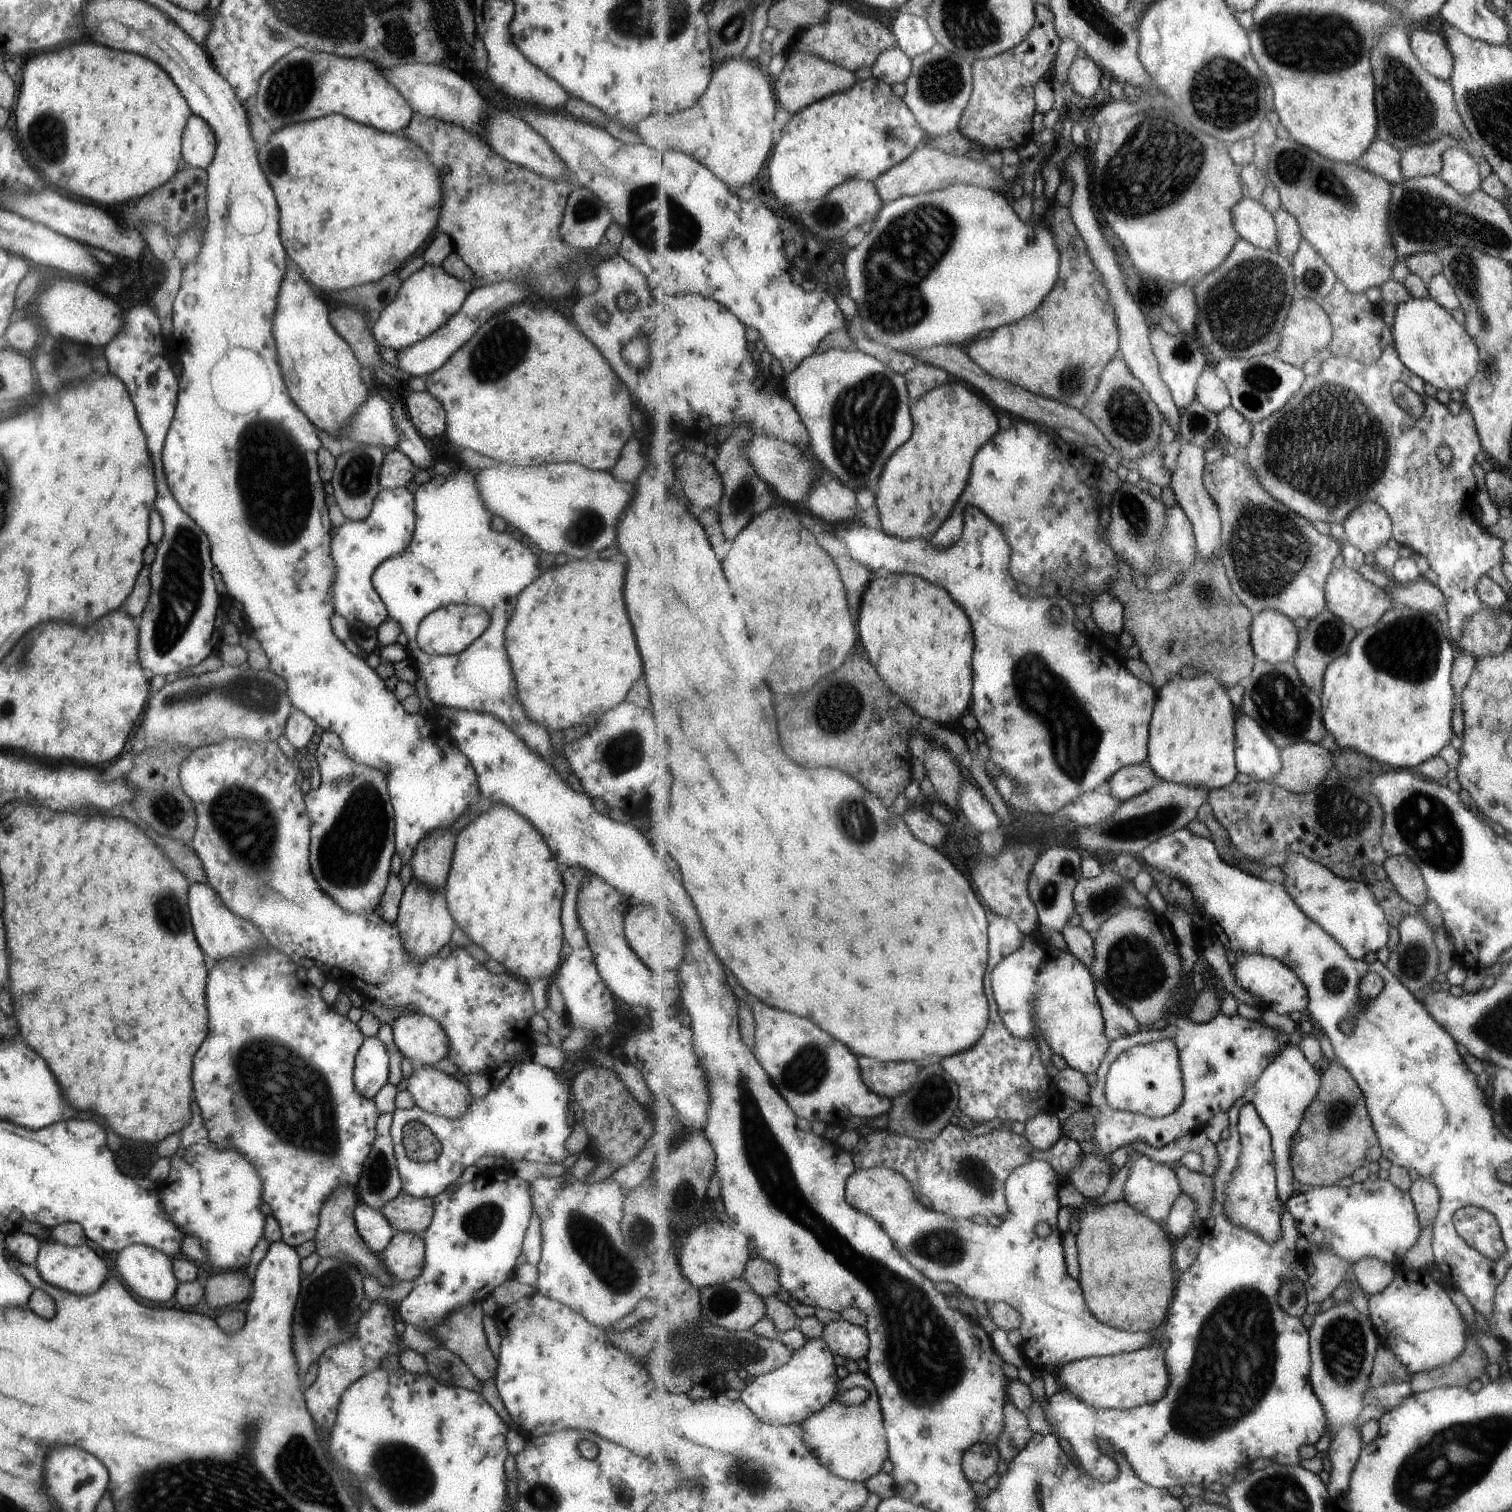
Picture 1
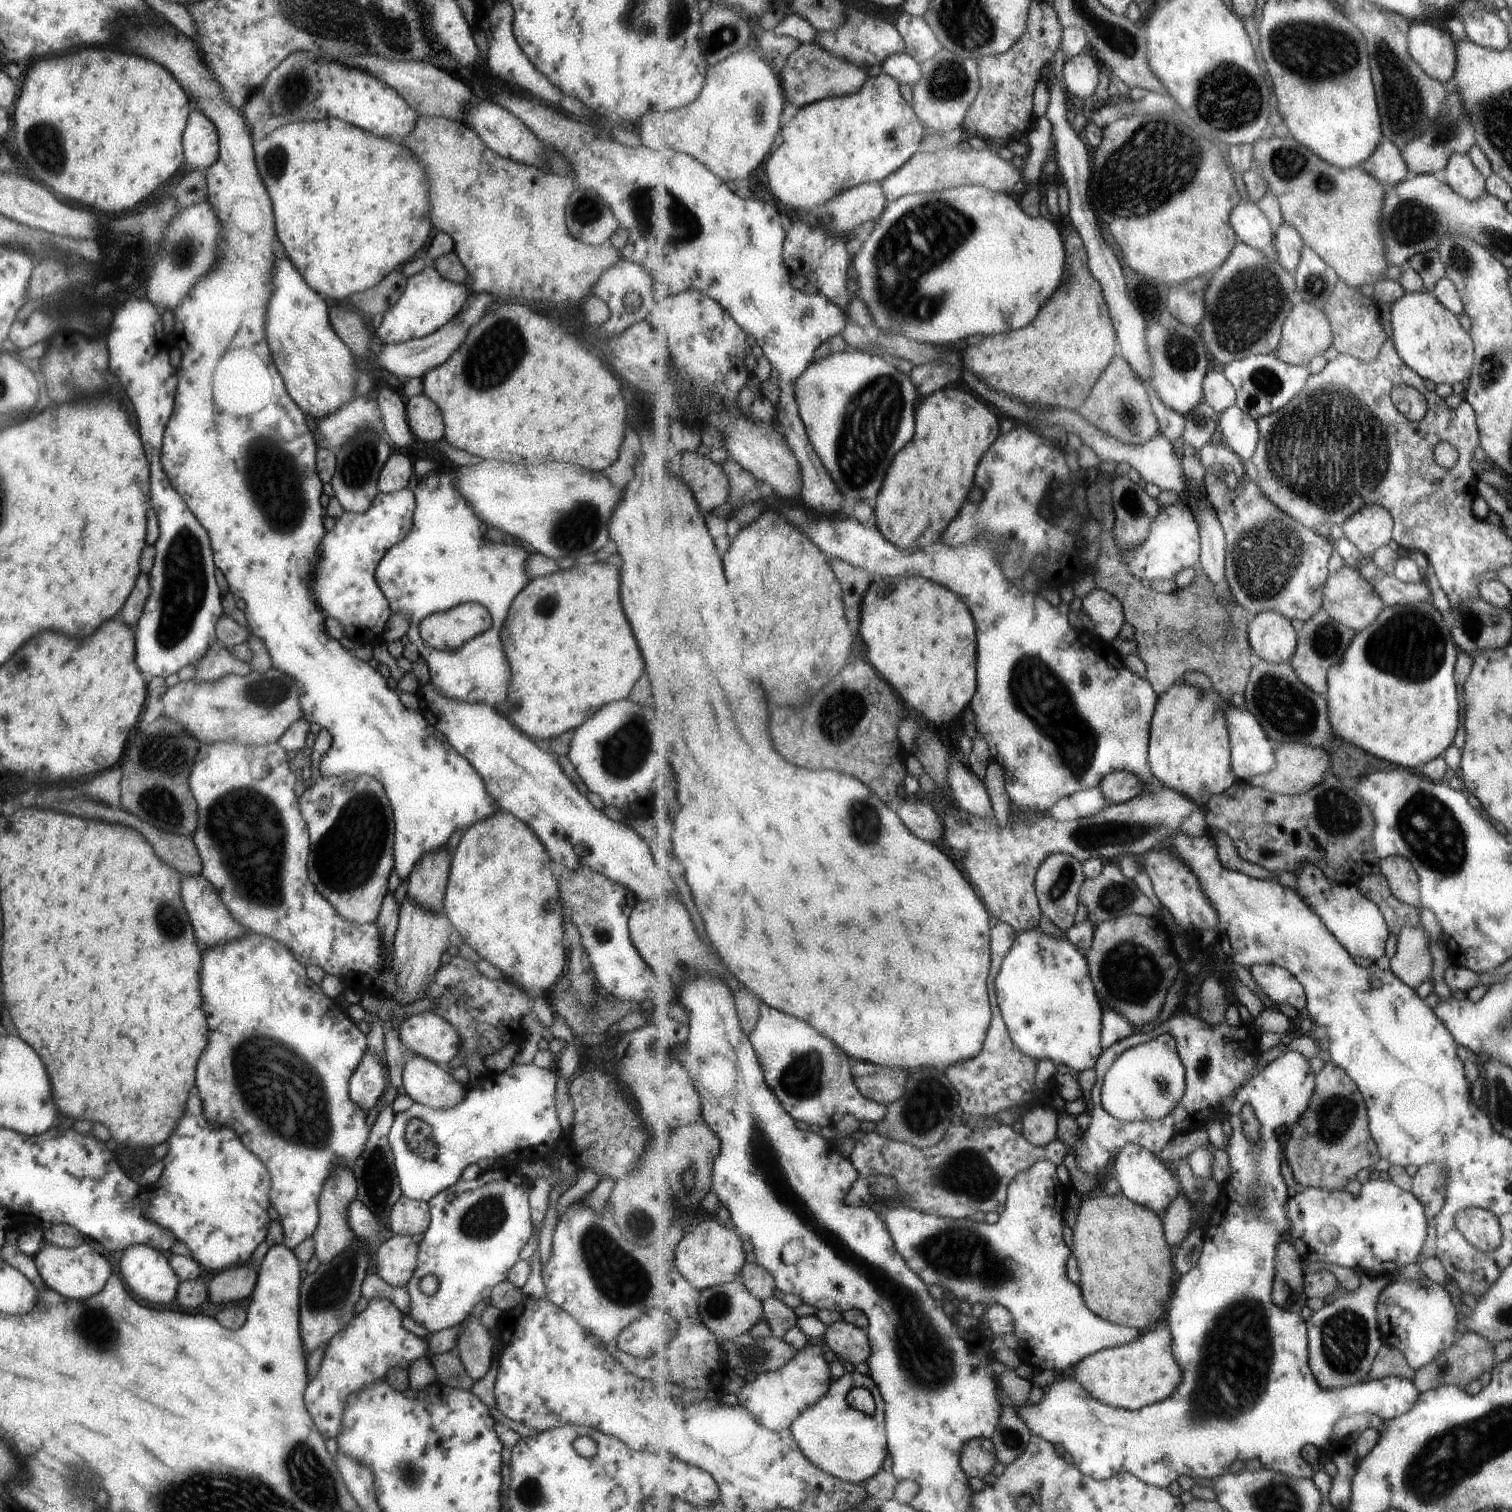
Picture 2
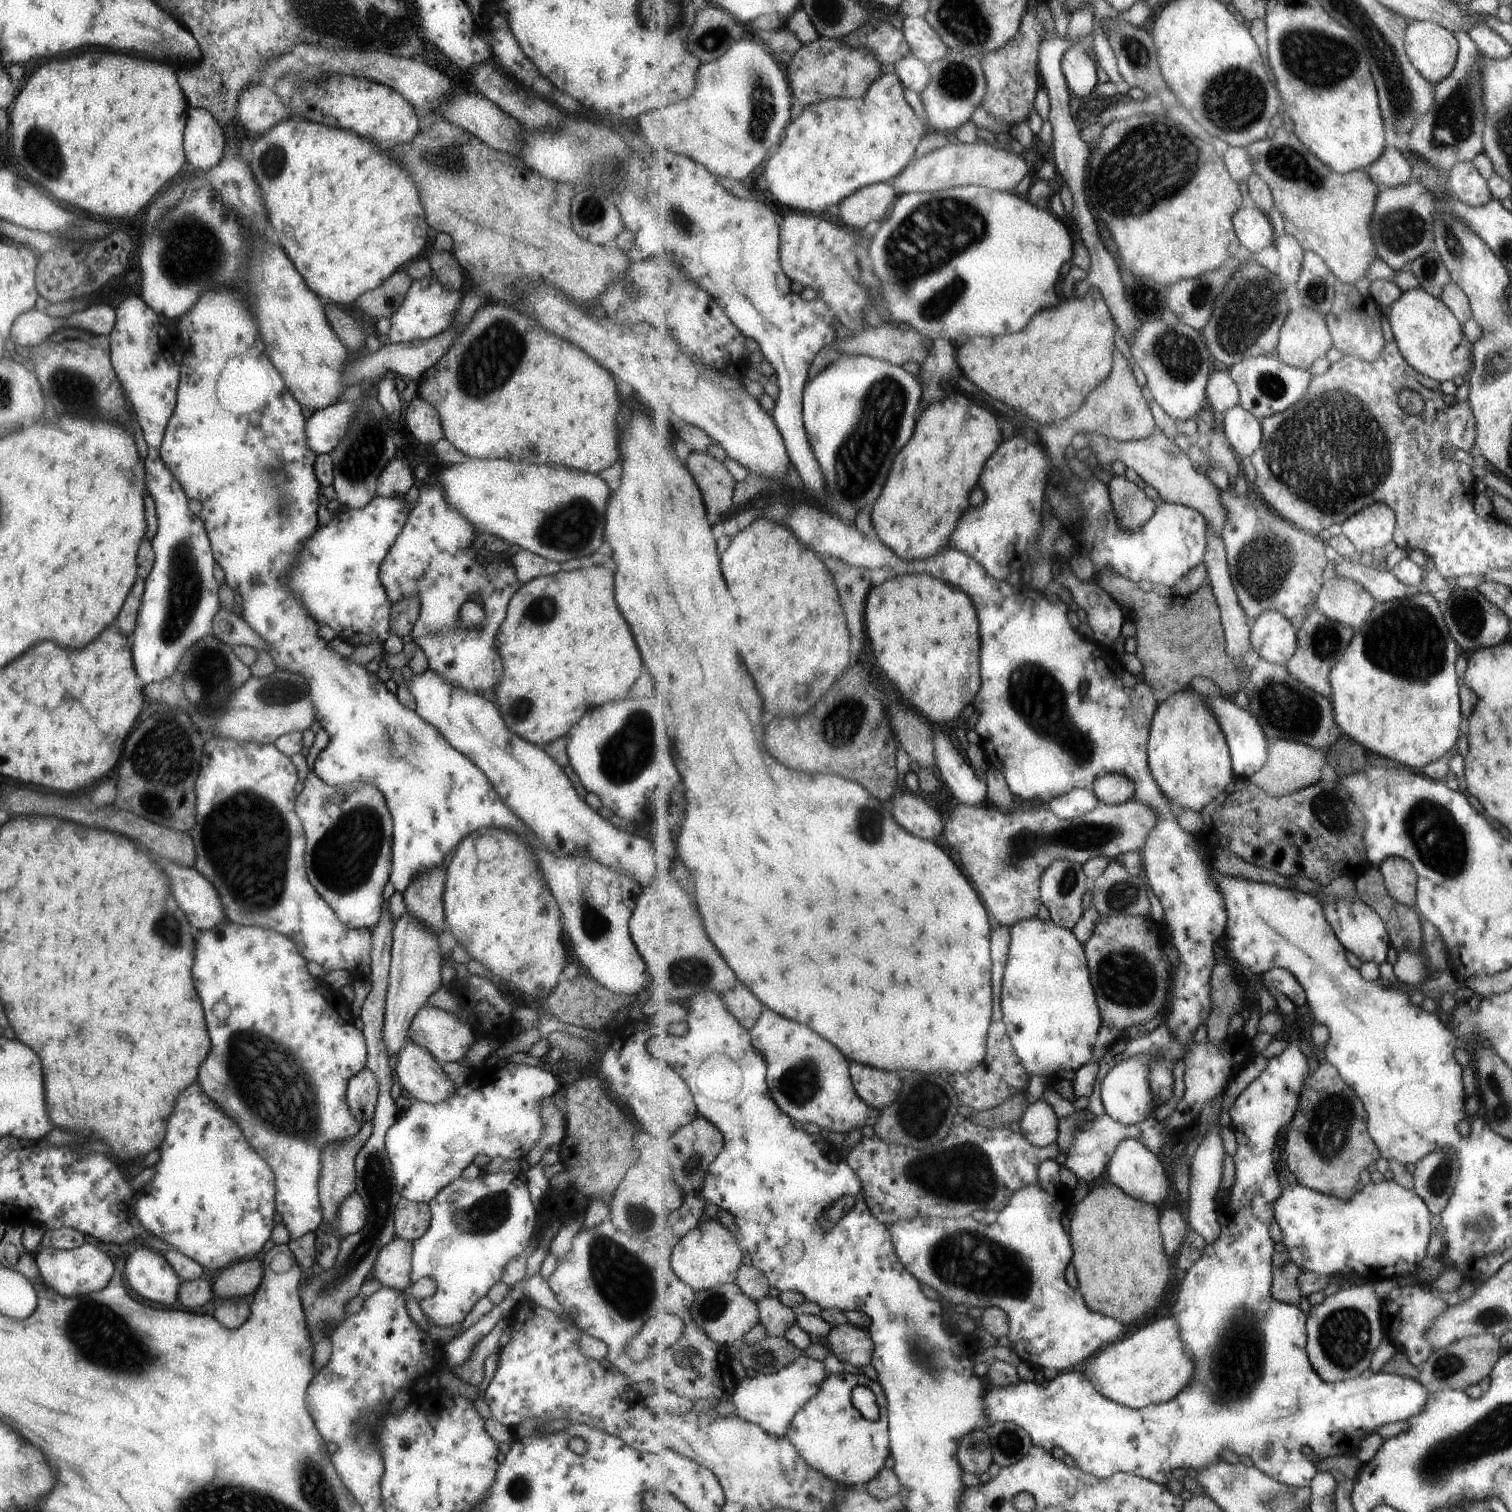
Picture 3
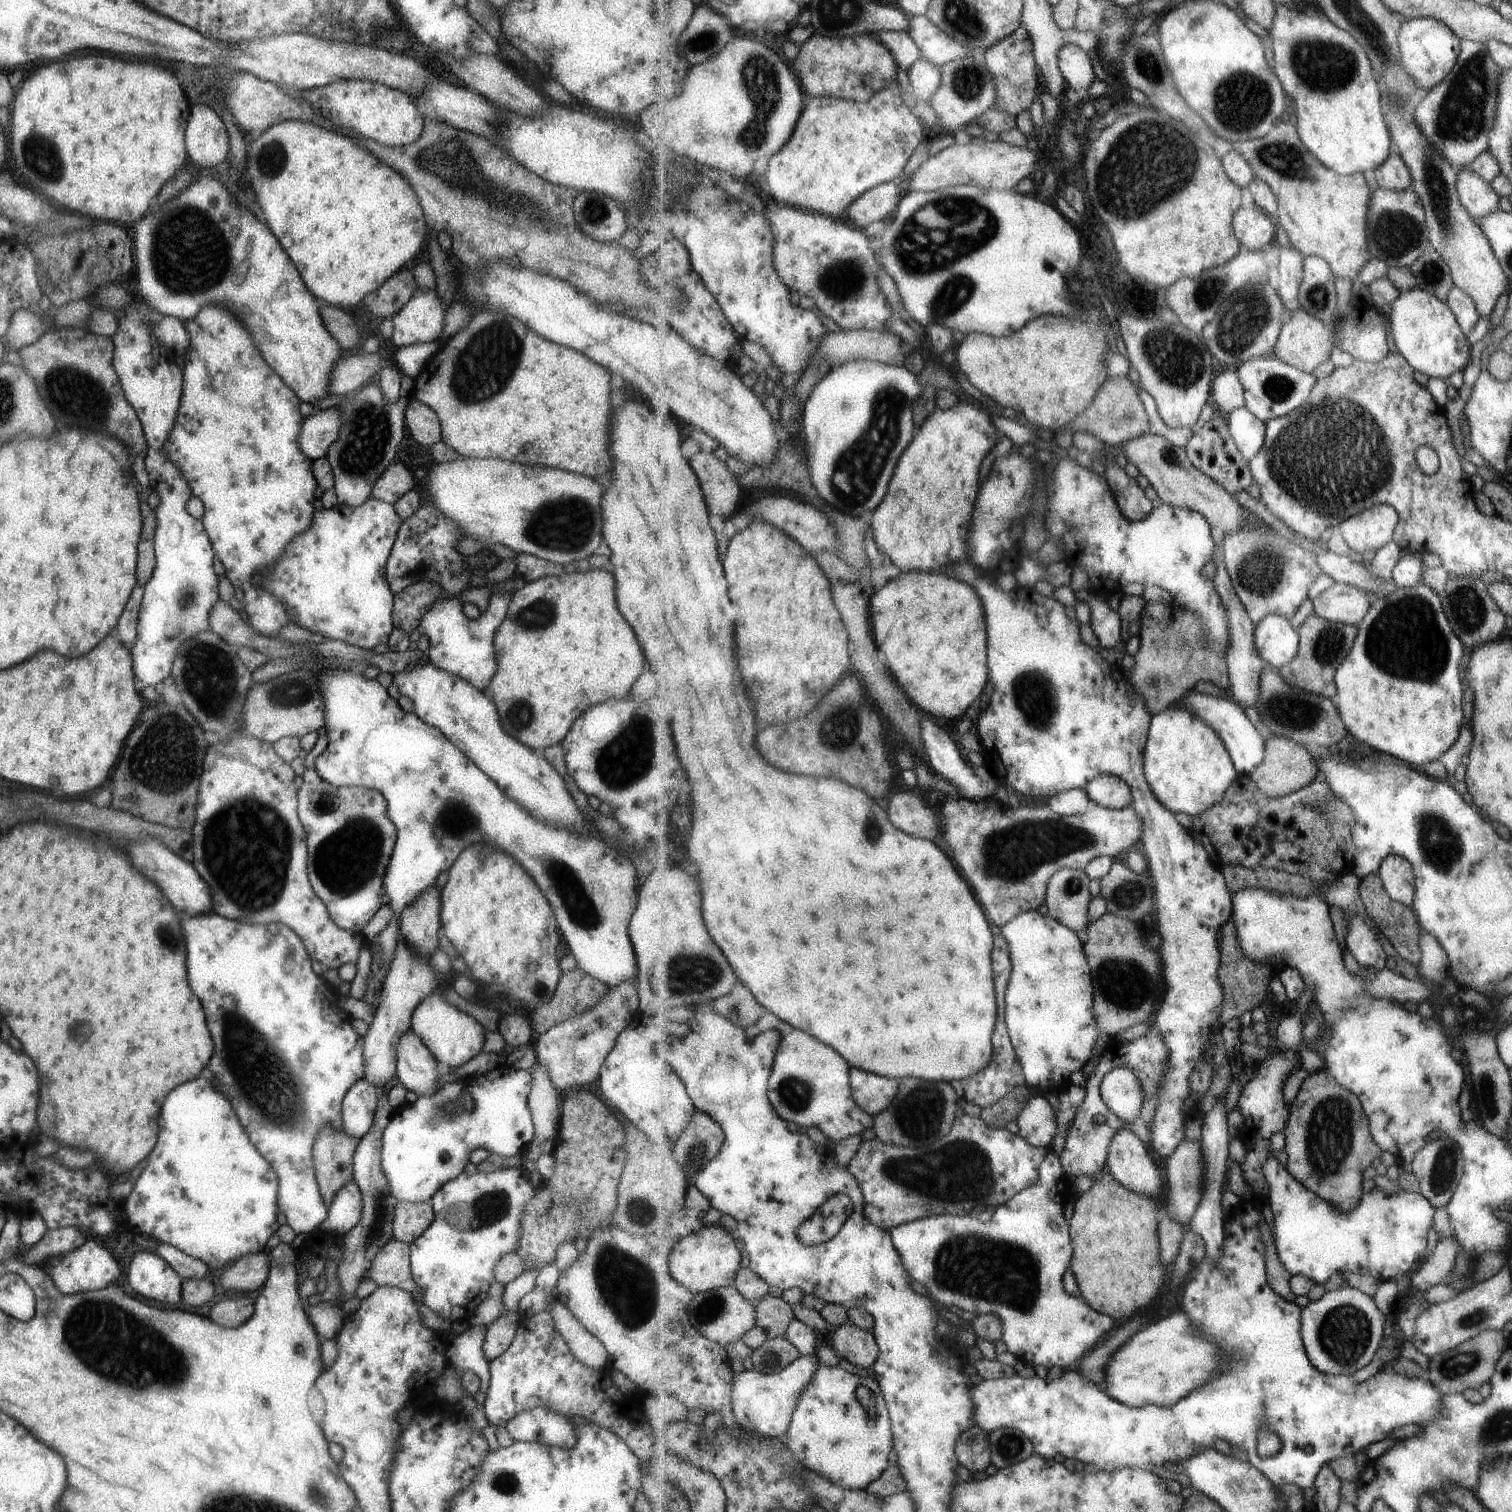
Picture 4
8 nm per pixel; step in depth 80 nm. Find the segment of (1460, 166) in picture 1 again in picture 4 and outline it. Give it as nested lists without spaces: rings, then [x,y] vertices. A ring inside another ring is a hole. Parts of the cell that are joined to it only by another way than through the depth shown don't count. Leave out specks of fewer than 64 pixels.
[[[1457,169],[1454,189],[1458,195],[1458,200],[1472,218],[1479,218],[1499,209],[1499,198],[1490,184],[1469,169]]]

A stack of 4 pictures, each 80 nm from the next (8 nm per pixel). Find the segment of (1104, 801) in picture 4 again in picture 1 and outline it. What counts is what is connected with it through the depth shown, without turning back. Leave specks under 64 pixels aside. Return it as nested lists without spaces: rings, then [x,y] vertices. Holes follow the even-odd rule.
[[[1149,762],[1120,768],[1110,779],[1104,789],[1121,802],[1134,799],[1150,791],[1159,777]]]

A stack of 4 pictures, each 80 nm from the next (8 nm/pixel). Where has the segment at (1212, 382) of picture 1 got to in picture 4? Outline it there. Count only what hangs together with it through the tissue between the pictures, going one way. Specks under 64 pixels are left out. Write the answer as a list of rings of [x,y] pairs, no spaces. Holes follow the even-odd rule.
[[[1233,367],[1215,377],[1211,400],[1217,412],[1225,415],[1246,406],[1244,384]]]

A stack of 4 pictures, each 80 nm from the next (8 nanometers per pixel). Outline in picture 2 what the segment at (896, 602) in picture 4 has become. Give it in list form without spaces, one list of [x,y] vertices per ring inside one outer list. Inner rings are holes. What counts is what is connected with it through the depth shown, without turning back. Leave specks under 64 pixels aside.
[[[884,577],[873,581],[863,601],[863,622],[860,636],[869,648],[869,658],[883,678],[889,682],[901,698],[936,727],[962,717],[977,692],[977,626],[969,608],[957,602],[947,586],[935,584],[926,577]]]

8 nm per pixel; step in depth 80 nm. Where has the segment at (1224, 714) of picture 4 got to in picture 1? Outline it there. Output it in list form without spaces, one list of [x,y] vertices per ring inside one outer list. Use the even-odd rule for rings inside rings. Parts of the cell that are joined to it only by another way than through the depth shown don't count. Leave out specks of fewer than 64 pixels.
[[[1238,712],[1236,763],[1240,773],[1271,783],[1283,770],[1282,753],[1275,741],[1253,718]]]

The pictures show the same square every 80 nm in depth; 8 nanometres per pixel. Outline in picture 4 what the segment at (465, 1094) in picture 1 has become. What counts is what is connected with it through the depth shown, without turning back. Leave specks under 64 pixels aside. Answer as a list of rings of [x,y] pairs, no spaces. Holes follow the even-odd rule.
[[[410,1028],[404,1032],[398,1040],[396,1047],[395,1080],[401,1082],[407,1091],[415,1093],[417,1096],[434,1095],[441,1087],[437,1082],[437,1064],[431,1051],[423,1044],[423,1041]]]

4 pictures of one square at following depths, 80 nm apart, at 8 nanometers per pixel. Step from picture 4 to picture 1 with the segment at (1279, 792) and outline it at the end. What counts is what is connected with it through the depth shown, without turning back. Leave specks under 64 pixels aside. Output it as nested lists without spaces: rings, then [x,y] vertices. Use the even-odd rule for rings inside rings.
[[[1300,742],[1280,749],[1283,770],[1272,781],[1294,793],[1310,793],[1319,788],[1333,768],[1333,754],[1326,744]]]

